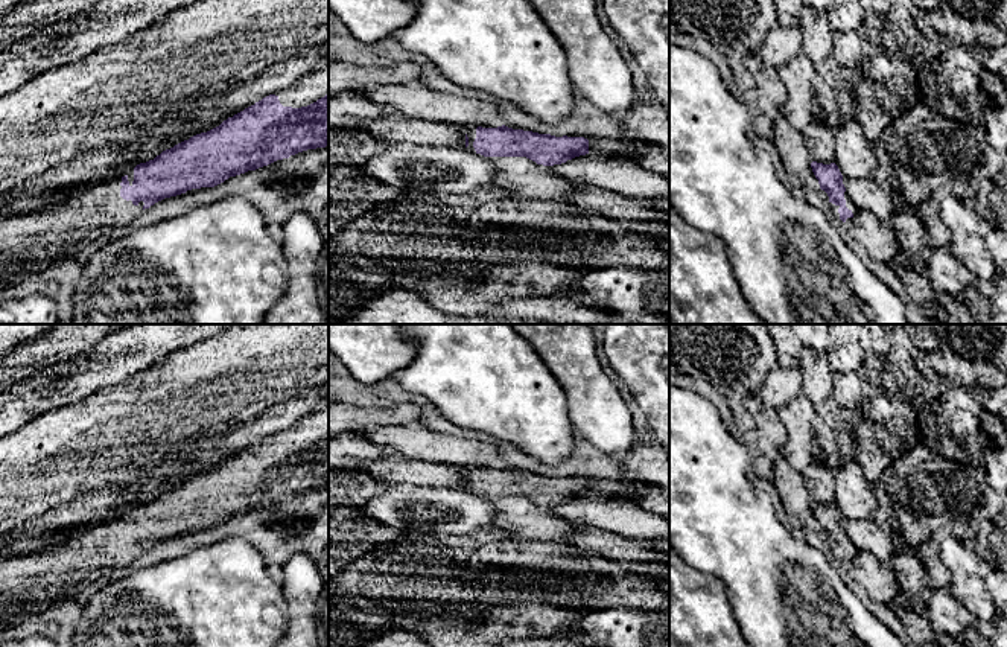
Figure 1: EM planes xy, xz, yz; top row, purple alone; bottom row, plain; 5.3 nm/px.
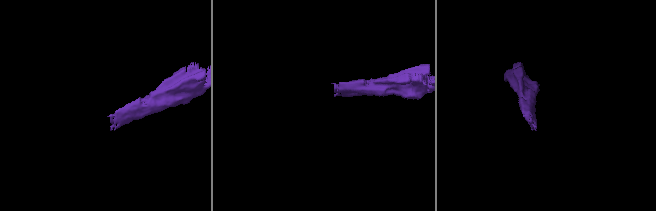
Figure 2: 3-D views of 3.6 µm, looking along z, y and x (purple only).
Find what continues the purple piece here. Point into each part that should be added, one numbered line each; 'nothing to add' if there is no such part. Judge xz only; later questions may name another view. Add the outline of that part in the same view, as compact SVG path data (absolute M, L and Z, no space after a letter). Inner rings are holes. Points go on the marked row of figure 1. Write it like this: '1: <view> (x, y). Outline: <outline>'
1: xz (470, 131). Outline: M475 126L465 128L465 134L467 134L467 137L469 137L469 146L467 146L467 148L469 148L472 152L476 152L475 148L473 148L473 142L475 142L475 139L476 139L476 128L475 128Z

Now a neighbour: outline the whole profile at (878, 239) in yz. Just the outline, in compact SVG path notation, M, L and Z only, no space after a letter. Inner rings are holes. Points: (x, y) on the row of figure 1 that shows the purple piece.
M858 210L853 215L849 231L876 262L890 265L901 250L891 227L867 210Z

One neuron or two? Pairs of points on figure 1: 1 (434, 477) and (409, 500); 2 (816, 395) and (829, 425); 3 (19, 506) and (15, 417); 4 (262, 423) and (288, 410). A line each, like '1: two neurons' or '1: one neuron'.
1: two neurons
2: two neurons
3: two neurons
4: one neuron

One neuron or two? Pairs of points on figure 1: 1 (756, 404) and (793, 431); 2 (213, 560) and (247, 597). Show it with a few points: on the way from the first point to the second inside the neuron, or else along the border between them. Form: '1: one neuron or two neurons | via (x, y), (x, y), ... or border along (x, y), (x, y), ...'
1: two neurons | border along (779, 411), (784, 445), (778, 451)
2: one neuron | via (219, 570), (238, 588)

